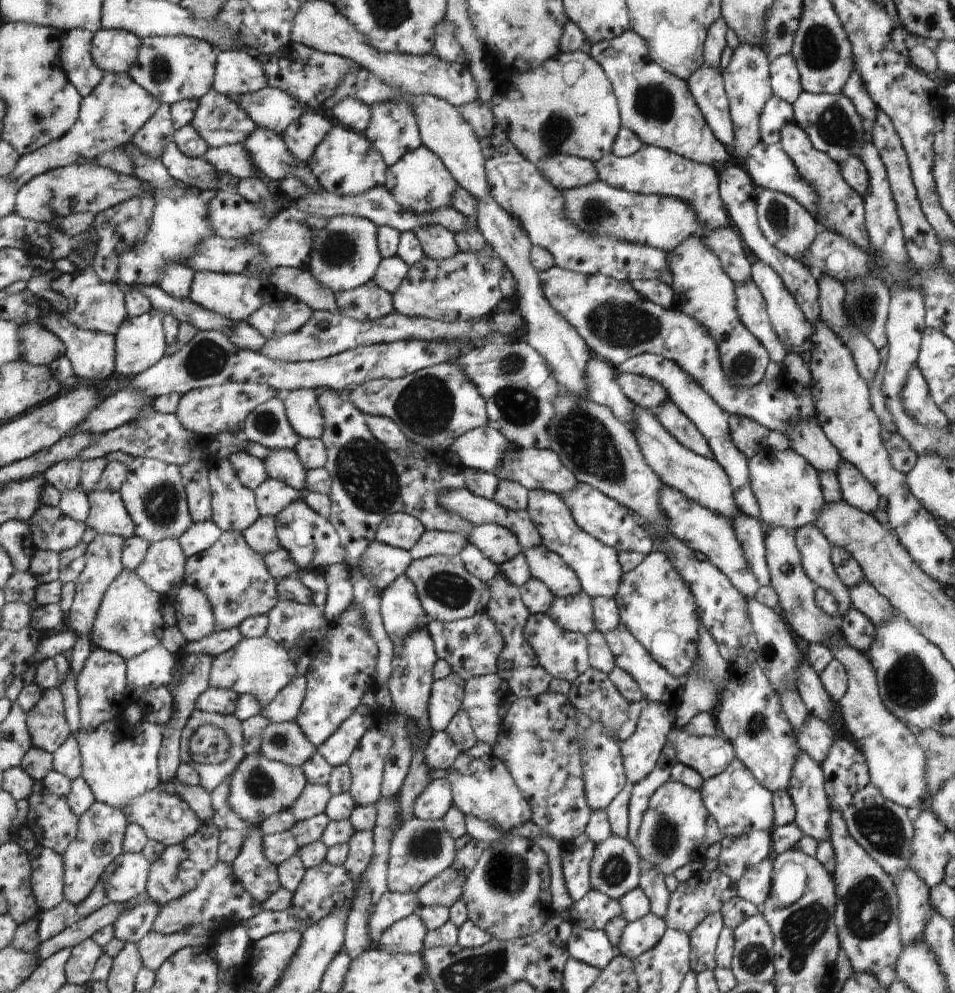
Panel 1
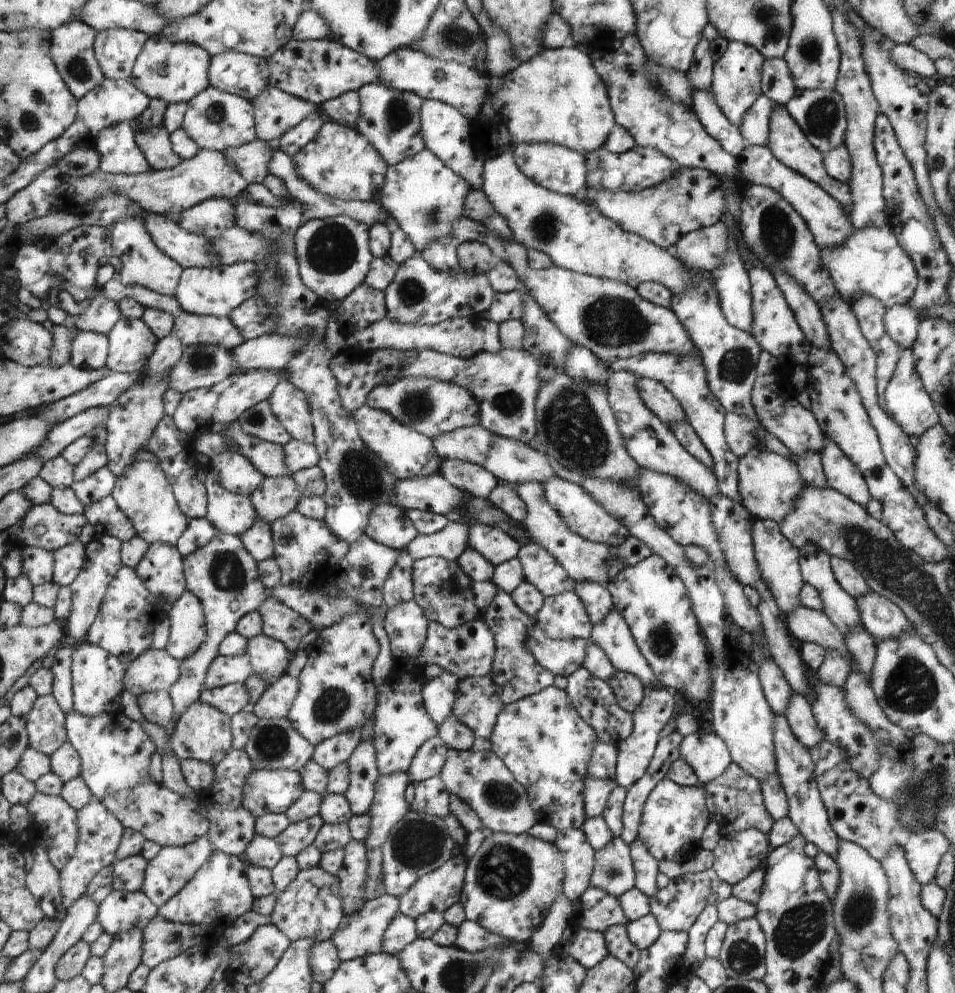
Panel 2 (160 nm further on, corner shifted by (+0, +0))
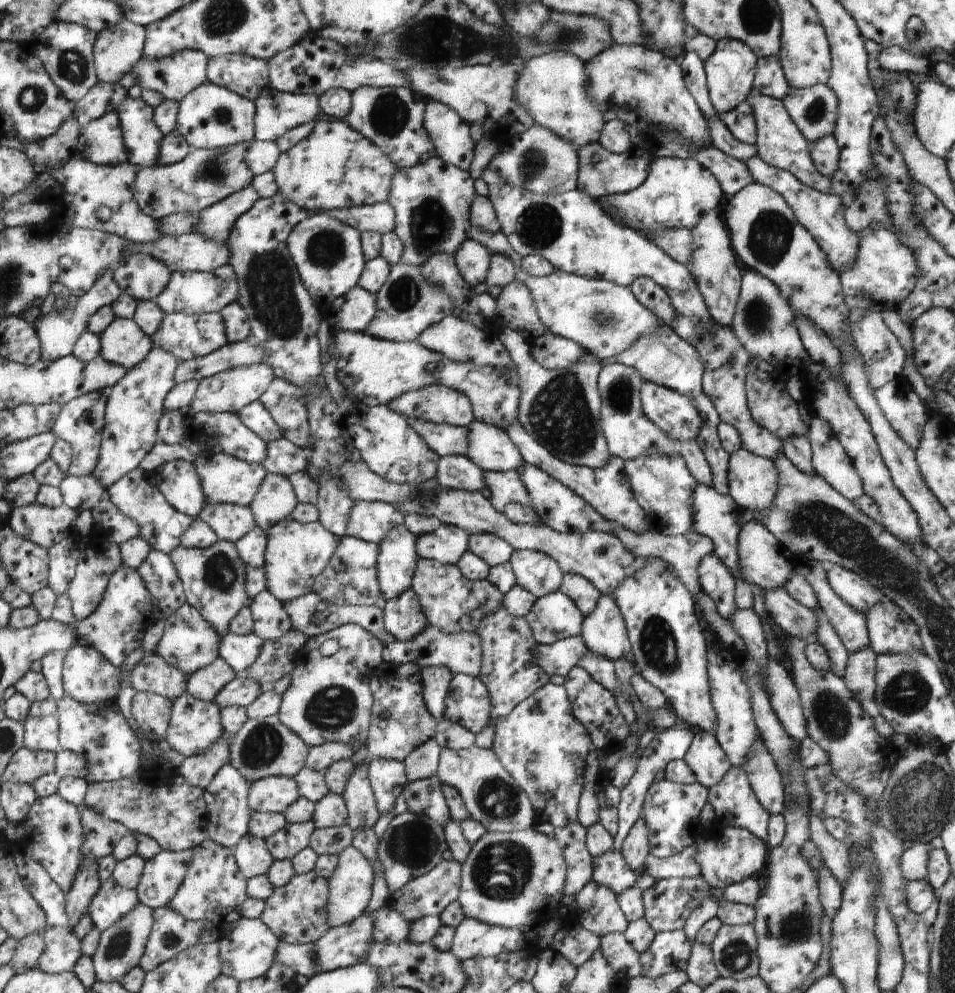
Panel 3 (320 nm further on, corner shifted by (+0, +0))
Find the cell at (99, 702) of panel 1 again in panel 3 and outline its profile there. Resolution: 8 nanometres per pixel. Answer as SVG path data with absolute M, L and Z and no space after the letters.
M77 641L66 651L63 660L63 685L65 694L81 703L116 701L119 689L119 670L104 658L96 649Z

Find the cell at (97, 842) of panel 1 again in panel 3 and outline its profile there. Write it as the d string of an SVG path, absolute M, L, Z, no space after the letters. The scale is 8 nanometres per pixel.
M82 804L80 805L81 822L84 824L84 847L83 853L86 861L96 861L104 858L105 856L112 855L114 847L125 834L128 834L130 830L127 826L124 826L121 822L116 822L98 814L95 810Z

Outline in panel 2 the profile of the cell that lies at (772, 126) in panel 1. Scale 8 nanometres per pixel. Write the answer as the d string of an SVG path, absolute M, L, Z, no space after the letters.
M766 95L758 97L758 106L746 114L746 126L739 126L740 134L750 145L766 145L769 135L769 118L771 112L776 108Z

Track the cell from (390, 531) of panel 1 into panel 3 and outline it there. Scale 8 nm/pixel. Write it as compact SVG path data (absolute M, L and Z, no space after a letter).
M356 501L348 513L345 534L379 545L394 528L404 522L405 515L393 504Z

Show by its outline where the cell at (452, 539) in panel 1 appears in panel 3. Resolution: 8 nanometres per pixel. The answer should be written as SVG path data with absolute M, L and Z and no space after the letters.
M441 523L434 532L416 537L420 558L456 565L469 550L470 534L460 527Z

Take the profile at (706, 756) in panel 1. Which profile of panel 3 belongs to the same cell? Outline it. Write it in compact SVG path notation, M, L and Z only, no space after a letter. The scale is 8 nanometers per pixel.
M696 730L683 759L693 770L697 782L707 789L718 784L732 765L715 735L702 730Z

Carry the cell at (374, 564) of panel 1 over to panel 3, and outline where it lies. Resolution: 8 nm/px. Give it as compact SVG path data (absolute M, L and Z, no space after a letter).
M346 534L342 535L340 546L326 569L316 578L312 592L335 605L375 605L376 600L381 596L377 576L378 555L379 546L376 543L369 543Z

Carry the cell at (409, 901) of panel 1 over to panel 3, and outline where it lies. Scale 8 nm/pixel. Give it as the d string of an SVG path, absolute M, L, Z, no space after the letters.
M374 913L361 914L350 924L330 928L313 943L315 969L326 972L364 963L368 947L374 942Z

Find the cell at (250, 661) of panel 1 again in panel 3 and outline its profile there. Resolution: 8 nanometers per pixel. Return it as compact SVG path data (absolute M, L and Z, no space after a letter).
M221 656L205 669L187 677L186 692L201 701L214 701L214 697L236 676L233 668Z

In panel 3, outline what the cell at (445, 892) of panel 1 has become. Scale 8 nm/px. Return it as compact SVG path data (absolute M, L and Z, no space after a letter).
M441 860L426 874L417 876L392 893L394 908L412 924L422 917L439 915L451 902L457 900L461 885L461 864Z

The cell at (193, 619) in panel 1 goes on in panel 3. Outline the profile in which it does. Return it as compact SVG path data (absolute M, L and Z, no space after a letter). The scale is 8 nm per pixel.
M185 602L174 615L166 617L165 621L166 628L153 652L181 670L186 678L197 670L205 669L220 656L221 636L193 606Z

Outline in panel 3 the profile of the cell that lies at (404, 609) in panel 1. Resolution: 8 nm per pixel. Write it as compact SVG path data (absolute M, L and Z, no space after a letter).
M402 524L394 528L378 545L377 576L379 589L386 601L411 586L420 560L416 544L416 536Z

